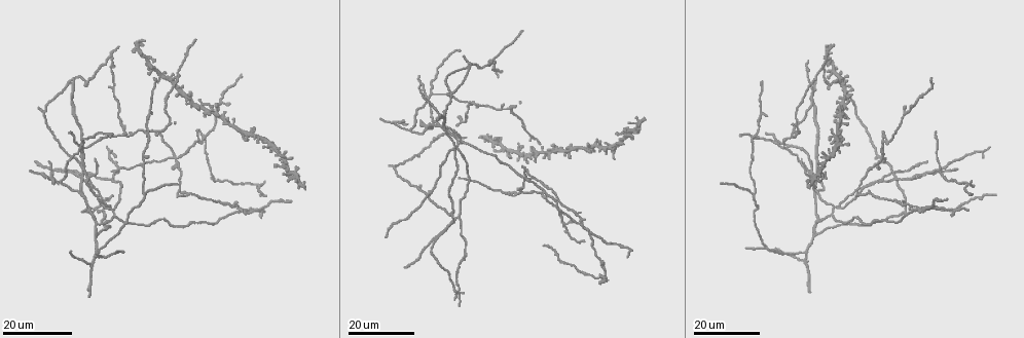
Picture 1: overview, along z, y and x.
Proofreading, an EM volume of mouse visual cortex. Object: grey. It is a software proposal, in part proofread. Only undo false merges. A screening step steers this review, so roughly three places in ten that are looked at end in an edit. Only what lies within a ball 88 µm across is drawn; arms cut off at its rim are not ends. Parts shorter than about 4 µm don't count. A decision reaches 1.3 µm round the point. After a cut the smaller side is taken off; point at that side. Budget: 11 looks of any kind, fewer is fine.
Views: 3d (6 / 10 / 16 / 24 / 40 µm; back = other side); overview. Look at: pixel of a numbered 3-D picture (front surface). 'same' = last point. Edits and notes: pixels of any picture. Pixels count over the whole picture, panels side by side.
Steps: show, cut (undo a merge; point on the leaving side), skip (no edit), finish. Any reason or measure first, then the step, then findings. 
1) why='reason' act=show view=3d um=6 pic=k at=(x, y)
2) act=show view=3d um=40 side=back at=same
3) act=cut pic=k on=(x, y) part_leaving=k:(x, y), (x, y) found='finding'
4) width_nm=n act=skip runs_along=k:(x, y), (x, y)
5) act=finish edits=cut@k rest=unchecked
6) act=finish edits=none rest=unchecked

why='three arms meet' act=show view=3d um=16 pic=1 at=(97, 226)

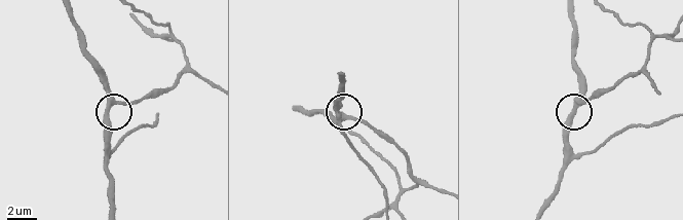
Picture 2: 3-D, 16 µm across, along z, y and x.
why='closer look' act=show view=3d um=6 pic=2 at=(115, 101)

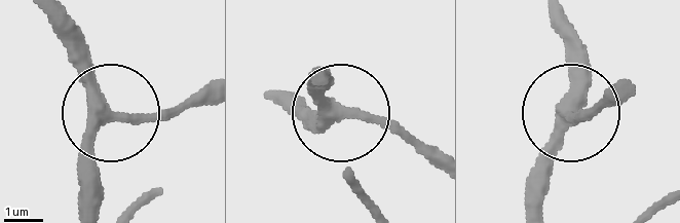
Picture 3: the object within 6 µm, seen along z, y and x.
why='from behind' act=show view=3d um=6 side=back pic=3 at=(117, 118)

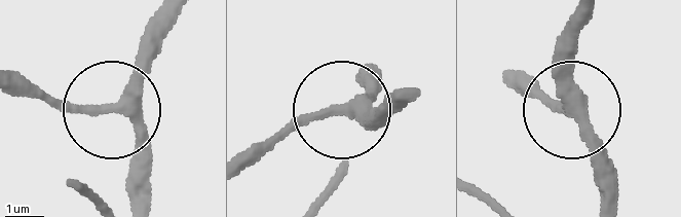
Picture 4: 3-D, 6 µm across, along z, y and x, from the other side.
act=skip runs_along=4:(138, 207), (138, 138), (115, 105), (164, 33) found='all the same neuron'

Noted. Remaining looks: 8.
why='four or more arms meet' act=show view=3d um=24 pic=1 at=(804, 260)

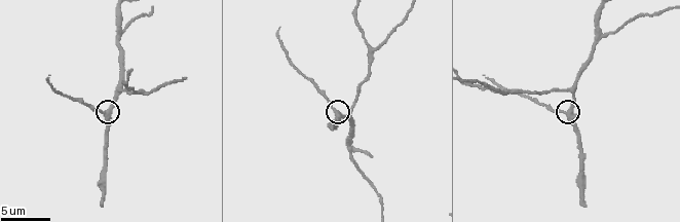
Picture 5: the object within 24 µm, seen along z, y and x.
why='closer look' act=show view=3d um=6 pic=5 at=(104, 115)

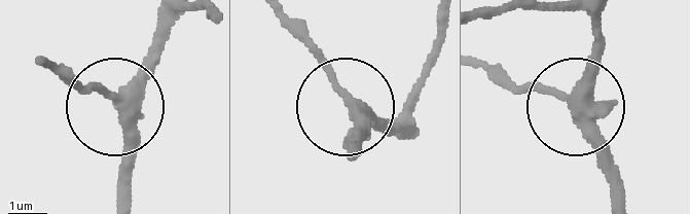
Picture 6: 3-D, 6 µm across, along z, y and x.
side_arm_um=10 act=skip runs_along=6:(399, 135), (351, 105), (357, 144) found='all the same neuron'

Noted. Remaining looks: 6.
why='three-way junction' act=show view=3d um=16 pic=1 at=(87, 179)

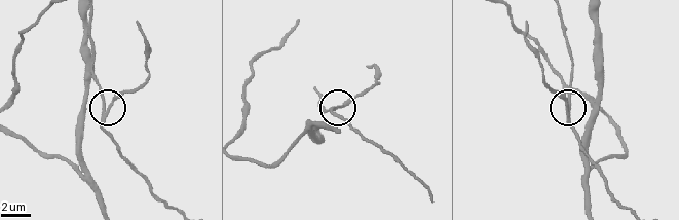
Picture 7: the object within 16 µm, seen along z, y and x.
act=show view=3d um=10 pic=7 at=(105, 104)

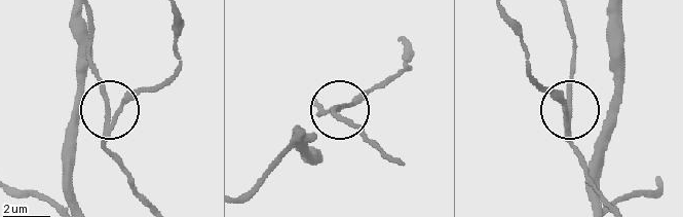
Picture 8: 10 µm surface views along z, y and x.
width_nm=210 act=cut pic=8 on=(127, 100) part_leaving=8:(110, 125), (125, 104), (161, 86), (177, 68), (173, 15) found='a second neuron is stuck on'

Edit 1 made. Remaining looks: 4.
act=show view=overview

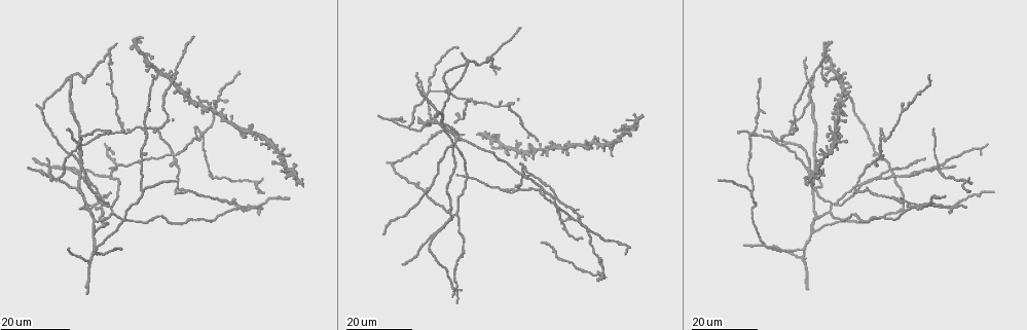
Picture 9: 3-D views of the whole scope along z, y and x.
why='a fork' act=show view=3d um=24 pic=9 at=(834, 206)

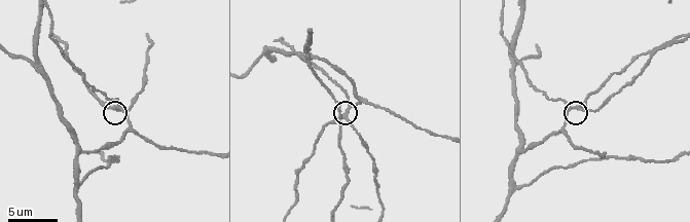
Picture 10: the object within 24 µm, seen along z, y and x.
why='closer look' act=show view=3d um=6 pic=10 at=(343, 118)

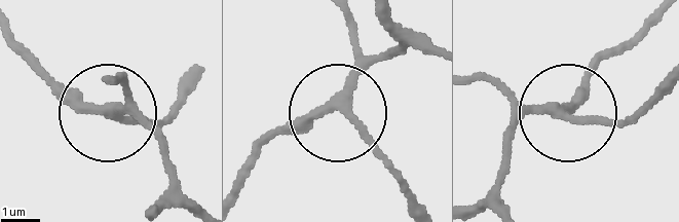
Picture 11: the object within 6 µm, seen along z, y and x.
side_arm_um=43 act=skip runs_along=11:(381, 16), (398, 45), (339, 111), (299, 121), (254, 160) found='continuous, no second neuron'

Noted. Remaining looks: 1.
act=finish edits=cut@8 rest=unchecked

